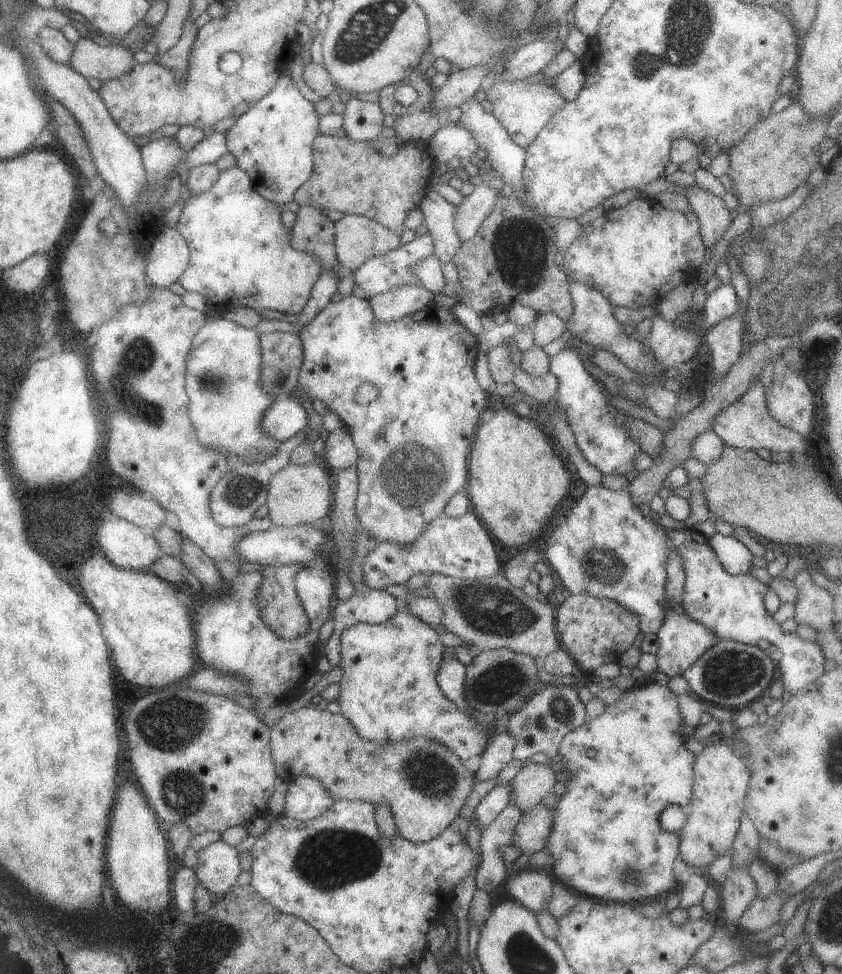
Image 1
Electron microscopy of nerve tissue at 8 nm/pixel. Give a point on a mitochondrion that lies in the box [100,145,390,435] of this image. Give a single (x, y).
(140, 352)

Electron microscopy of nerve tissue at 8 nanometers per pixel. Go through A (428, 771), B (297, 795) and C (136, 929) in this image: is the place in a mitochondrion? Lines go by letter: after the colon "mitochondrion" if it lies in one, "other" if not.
A: mitochondrion
B: other
C: other

